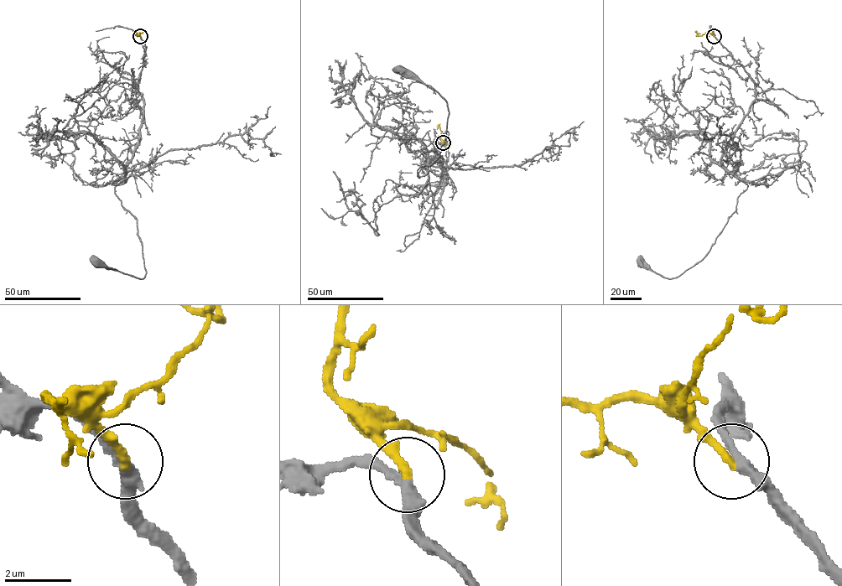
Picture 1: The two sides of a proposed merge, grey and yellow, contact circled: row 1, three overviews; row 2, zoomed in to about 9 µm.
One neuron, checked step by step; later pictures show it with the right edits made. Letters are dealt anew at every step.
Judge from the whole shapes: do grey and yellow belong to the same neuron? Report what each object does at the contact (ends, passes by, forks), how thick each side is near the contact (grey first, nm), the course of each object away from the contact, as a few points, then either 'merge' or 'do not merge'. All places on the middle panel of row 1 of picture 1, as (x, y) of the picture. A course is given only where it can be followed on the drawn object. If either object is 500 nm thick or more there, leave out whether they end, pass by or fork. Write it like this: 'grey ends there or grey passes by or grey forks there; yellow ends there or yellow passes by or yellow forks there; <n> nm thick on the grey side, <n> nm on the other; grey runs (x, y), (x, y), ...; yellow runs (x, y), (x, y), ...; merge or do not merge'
grey passes by; yellow ends there; 320 nm thick on the grey side, 260 nm on the other; grey runs (443, 142), (441, 184), (446, 174), (433, 150), (427, 173), (417, 170), (439, 157), (446, 101), (398, 68); yellow runs (443, 142), (439, 138), (441, 131), (439, 126), (437, 129); merge

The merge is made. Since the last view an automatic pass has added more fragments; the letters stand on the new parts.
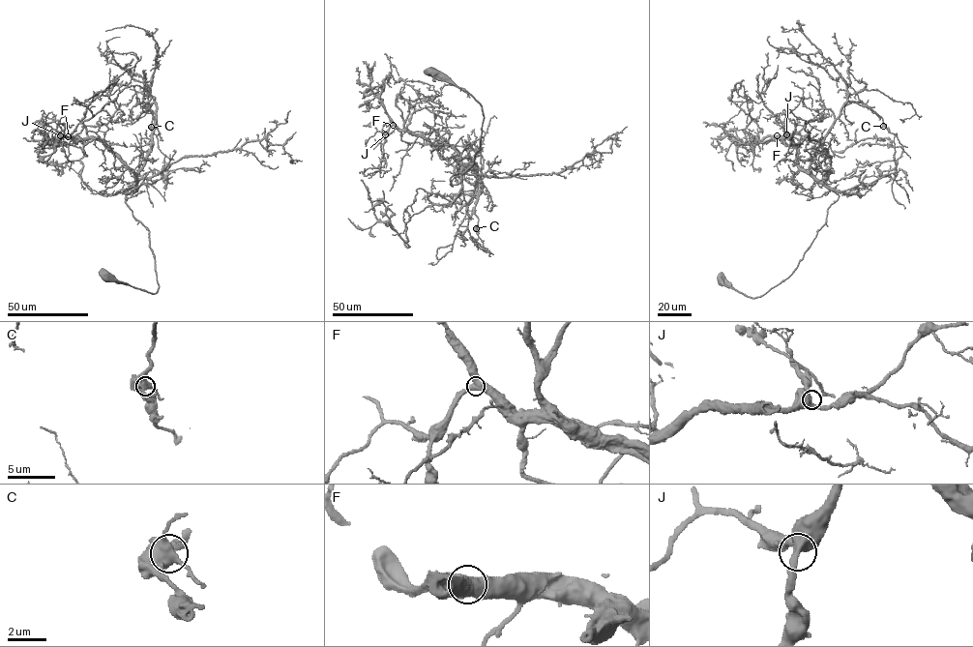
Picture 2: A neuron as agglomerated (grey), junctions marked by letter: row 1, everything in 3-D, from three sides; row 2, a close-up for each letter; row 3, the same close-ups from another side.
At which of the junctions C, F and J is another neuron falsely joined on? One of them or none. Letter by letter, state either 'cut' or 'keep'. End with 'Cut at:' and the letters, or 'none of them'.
C: keep
F: keep
J: keep
Cut at: none of them

